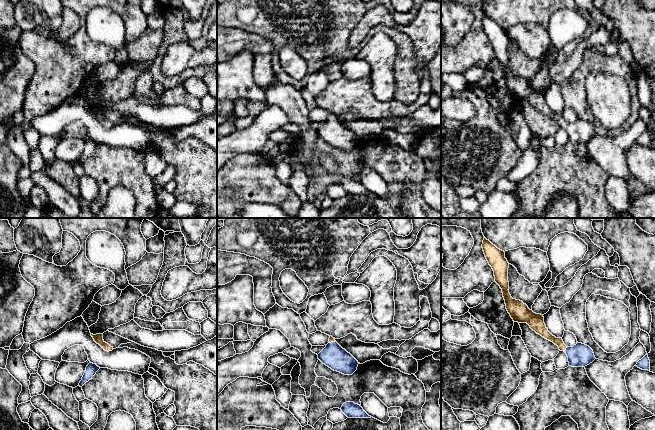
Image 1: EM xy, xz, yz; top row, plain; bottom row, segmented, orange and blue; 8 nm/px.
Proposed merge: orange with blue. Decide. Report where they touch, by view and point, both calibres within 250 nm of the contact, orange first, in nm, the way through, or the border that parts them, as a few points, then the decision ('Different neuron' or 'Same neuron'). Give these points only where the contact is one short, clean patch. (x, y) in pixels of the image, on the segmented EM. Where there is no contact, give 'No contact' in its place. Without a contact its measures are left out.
Touches orange at yz (565, 349). Thickness 90 nm (orange) against 180 nm. Path across: yz (541, 329), (565, 349), (579, 355). Same neuron

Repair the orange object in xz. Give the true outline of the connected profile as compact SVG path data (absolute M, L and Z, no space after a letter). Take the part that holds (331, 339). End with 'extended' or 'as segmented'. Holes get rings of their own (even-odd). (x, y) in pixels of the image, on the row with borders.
M332 336L326 347L318 354L318 359L332 370L344 375L352 375L359 364Z; extended

